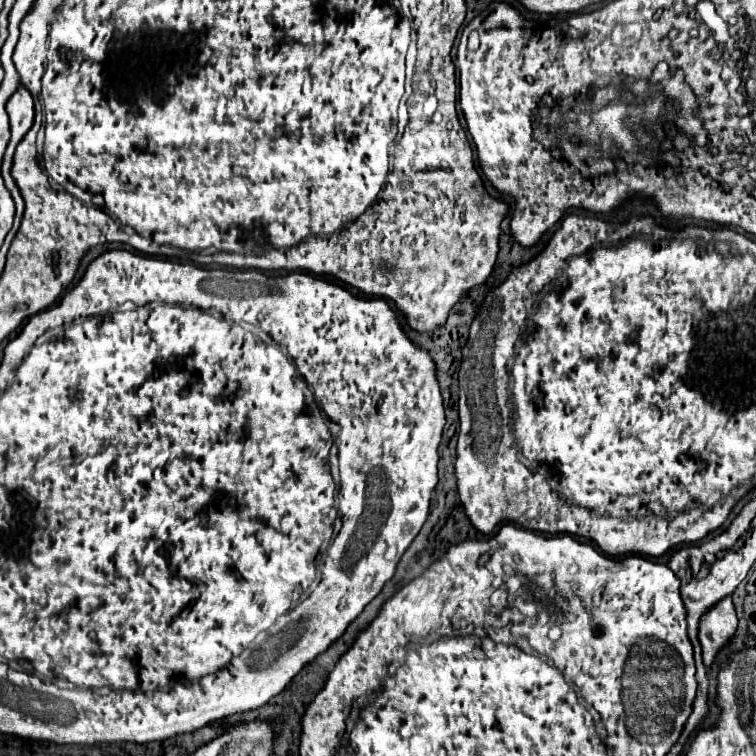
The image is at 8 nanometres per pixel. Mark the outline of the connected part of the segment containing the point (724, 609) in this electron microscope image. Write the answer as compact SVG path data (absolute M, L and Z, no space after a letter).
M732 598L716 604L706 616L702 616L700 624L700 644L704 650L704 664L710 668L714 664L716 654L732 640L738 628L738 618L732 606Z

